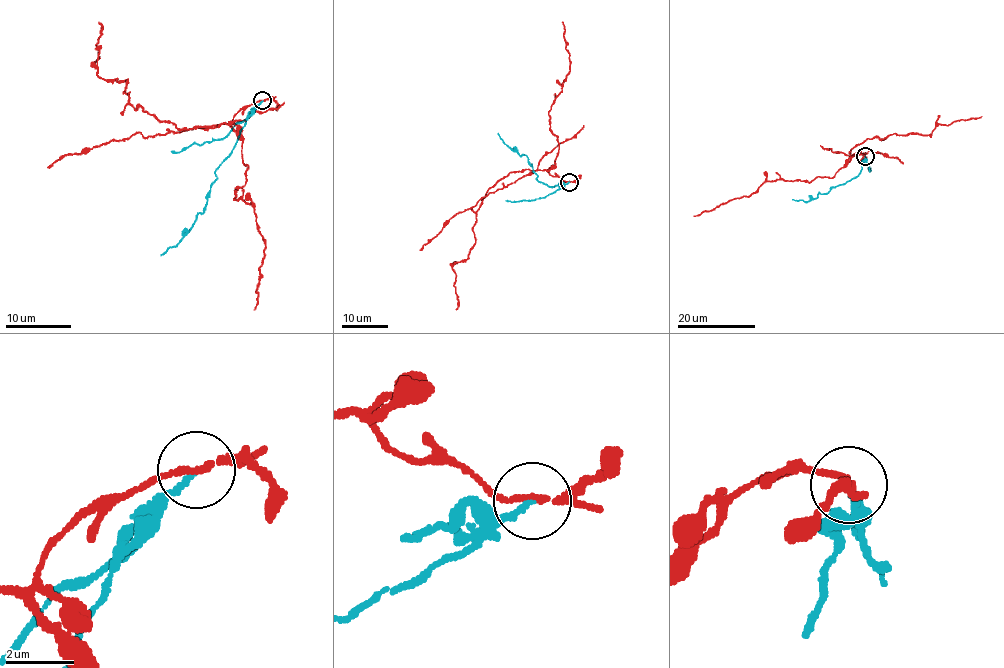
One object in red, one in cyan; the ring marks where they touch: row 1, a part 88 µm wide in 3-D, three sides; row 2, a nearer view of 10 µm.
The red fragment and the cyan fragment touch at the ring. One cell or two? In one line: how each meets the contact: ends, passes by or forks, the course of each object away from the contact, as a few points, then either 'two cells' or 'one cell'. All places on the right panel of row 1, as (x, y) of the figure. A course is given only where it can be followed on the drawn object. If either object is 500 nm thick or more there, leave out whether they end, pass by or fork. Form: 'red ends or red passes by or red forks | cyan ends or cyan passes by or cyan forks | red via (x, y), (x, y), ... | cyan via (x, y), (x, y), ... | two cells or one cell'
red passes by | cyan ends | red via (864, 156), (859, 153), (851, 157), (848, 152), (869, 138), (929, 135), (939, 124), (982, 116) | cyan via (864, 156), (861, 171), (848, 181), (827, 193), (818, 193), (809, 201), (792, 199) | two cells

